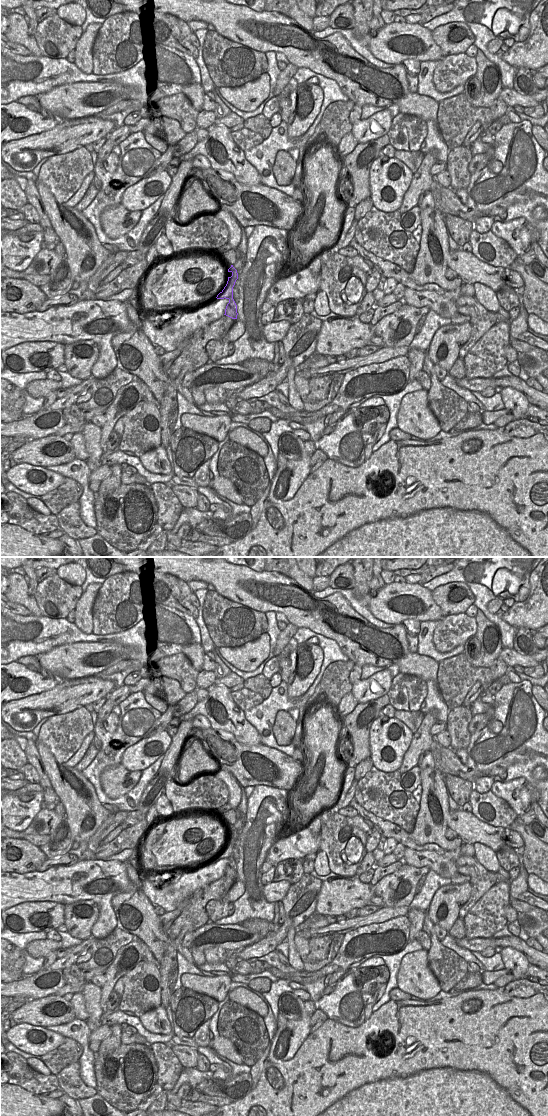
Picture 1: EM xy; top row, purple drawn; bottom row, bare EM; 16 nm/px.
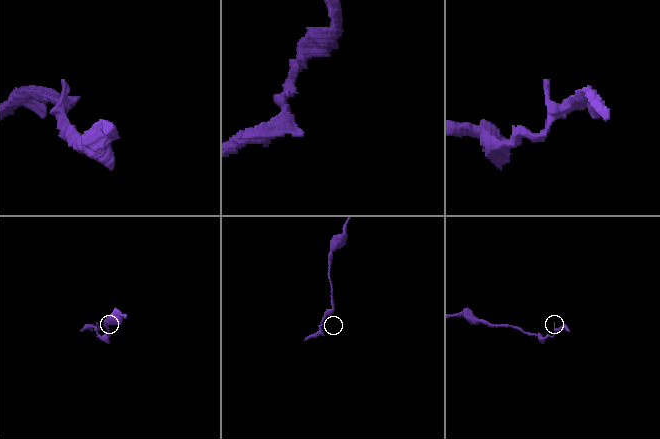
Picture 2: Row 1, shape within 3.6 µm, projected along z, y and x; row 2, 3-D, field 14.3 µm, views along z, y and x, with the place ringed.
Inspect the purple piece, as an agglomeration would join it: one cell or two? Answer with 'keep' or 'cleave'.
keep

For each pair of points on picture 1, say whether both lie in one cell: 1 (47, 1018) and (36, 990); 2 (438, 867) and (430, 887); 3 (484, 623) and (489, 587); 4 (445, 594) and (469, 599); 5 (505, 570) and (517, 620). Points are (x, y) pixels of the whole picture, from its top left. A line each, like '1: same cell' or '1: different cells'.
1: different cells
2: different cells
3: different cells
4: same cell
5: different cells

